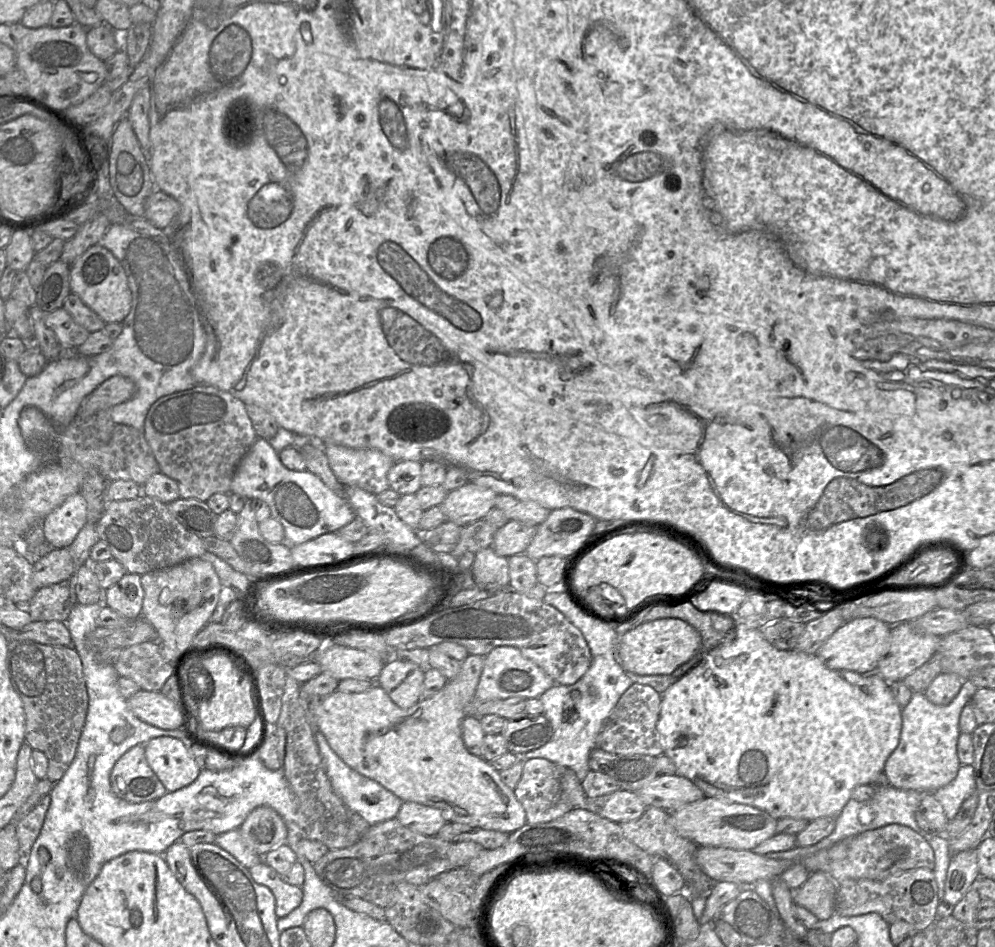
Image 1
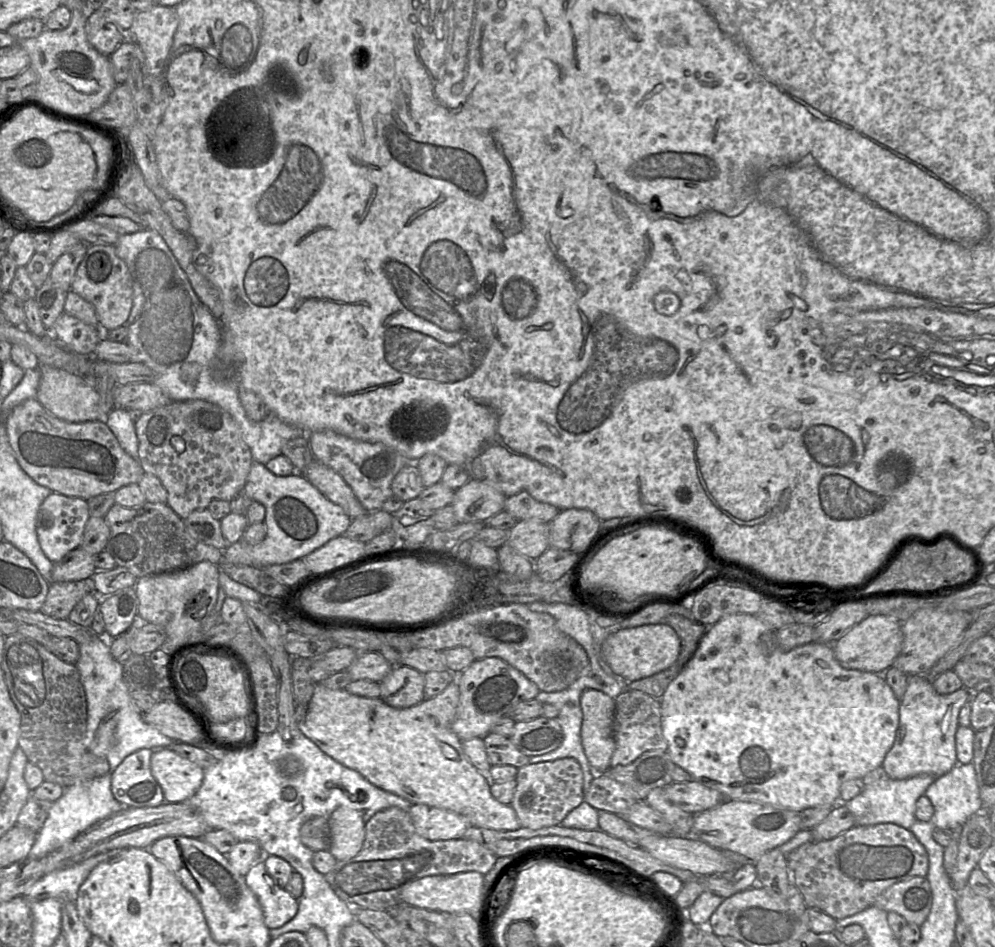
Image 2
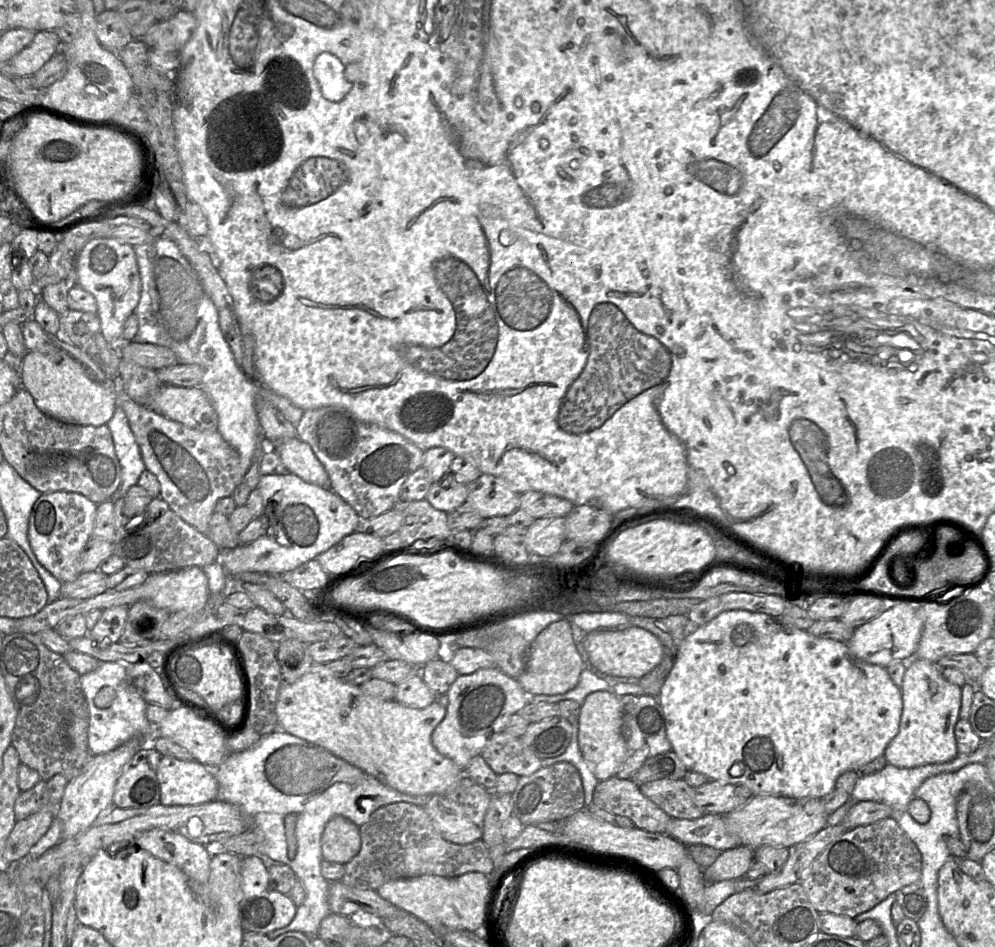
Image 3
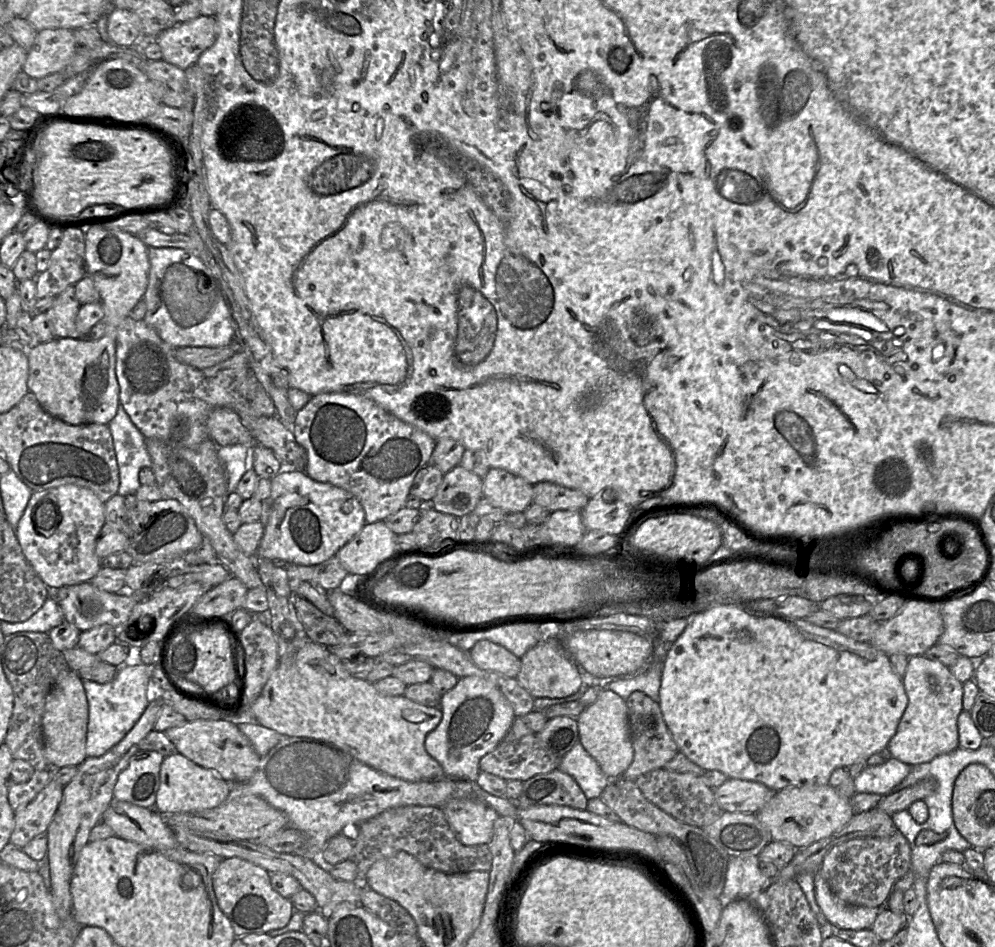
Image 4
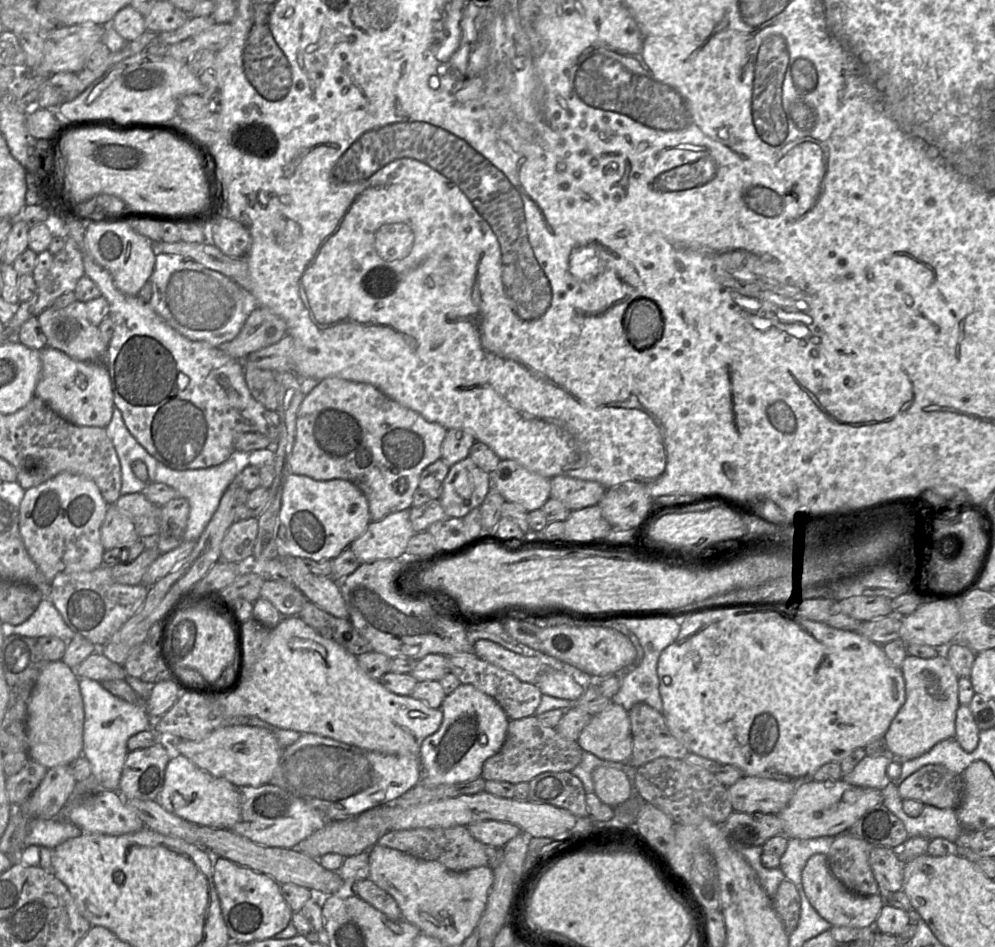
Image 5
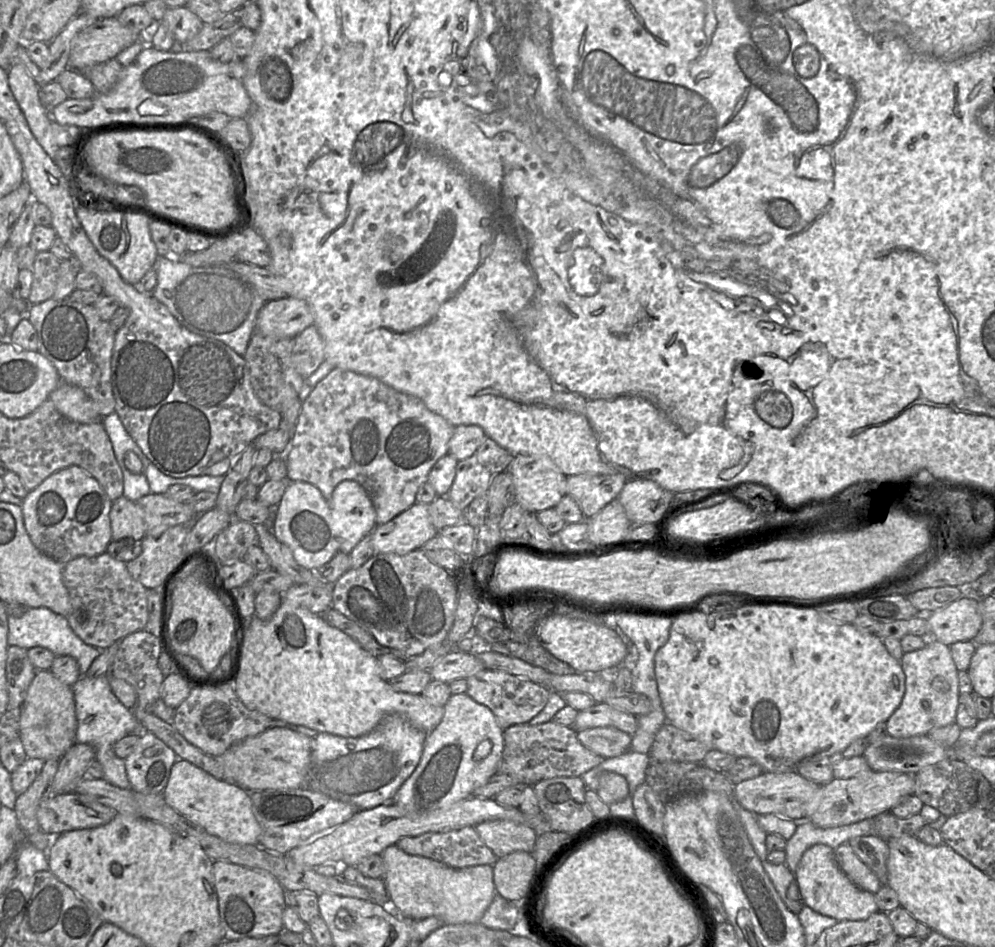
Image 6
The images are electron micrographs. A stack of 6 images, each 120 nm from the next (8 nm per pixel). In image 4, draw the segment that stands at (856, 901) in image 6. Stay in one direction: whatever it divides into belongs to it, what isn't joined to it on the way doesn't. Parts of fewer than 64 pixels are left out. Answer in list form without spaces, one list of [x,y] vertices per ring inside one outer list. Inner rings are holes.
[[[813,875],[815,899],[828,924],[847,930],[871,929],[881,907],[853,906],[838,900],[823,877]]]

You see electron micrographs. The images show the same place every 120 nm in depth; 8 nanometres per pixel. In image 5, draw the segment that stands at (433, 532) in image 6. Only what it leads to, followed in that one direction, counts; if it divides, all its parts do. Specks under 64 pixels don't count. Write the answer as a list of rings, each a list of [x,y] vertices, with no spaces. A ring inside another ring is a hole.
[[[409,510],[371,521],[366,531],[349,546],[361,564],[406,557],[406,548],[414,535]]]

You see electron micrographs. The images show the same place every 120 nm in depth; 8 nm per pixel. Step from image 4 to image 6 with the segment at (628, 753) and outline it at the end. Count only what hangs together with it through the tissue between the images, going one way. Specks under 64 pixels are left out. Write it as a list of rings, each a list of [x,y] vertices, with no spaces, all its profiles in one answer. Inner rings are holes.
[[[595,727],[577,731],[578,740],[604,759],[617,757],[631,747],[632,736],[614,727]]]

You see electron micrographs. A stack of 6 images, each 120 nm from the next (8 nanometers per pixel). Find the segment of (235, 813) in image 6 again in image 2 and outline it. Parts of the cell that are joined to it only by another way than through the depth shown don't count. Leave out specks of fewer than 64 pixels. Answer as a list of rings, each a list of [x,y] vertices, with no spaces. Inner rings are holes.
[[[169,747],[153,750],[150,763],[152,775],[162,788],[165,802],[187,801],[203,783],[205,769]]]

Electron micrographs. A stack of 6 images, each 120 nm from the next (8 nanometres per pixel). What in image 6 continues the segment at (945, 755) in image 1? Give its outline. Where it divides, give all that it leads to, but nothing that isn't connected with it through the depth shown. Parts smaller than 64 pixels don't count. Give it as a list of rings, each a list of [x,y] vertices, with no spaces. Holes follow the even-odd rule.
[[[928,639],[924,648],[904,653],[900,663],[905,674],[905,694],[886,722],[888,735],[896,738],[928,735],[936,728],[955,723],[960,692],[958,670],[950,647]]]

